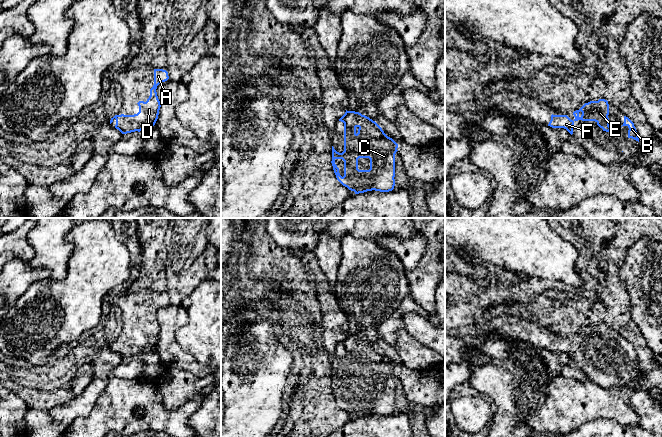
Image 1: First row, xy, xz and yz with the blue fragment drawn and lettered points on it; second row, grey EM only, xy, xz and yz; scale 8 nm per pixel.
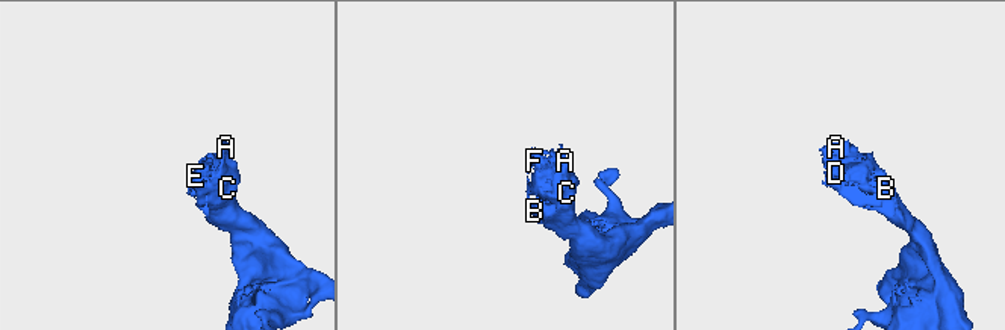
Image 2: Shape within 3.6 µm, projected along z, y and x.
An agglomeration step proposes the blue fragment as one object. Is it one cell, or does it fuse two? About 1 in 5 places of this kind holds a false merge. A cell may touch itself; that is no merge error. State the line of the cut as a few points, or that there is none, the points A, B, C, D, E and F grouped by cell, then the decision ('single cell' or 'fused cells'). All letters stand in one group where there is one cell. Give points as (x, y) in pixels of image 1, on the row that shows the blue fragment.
no cut; A B C D E F; single cell

